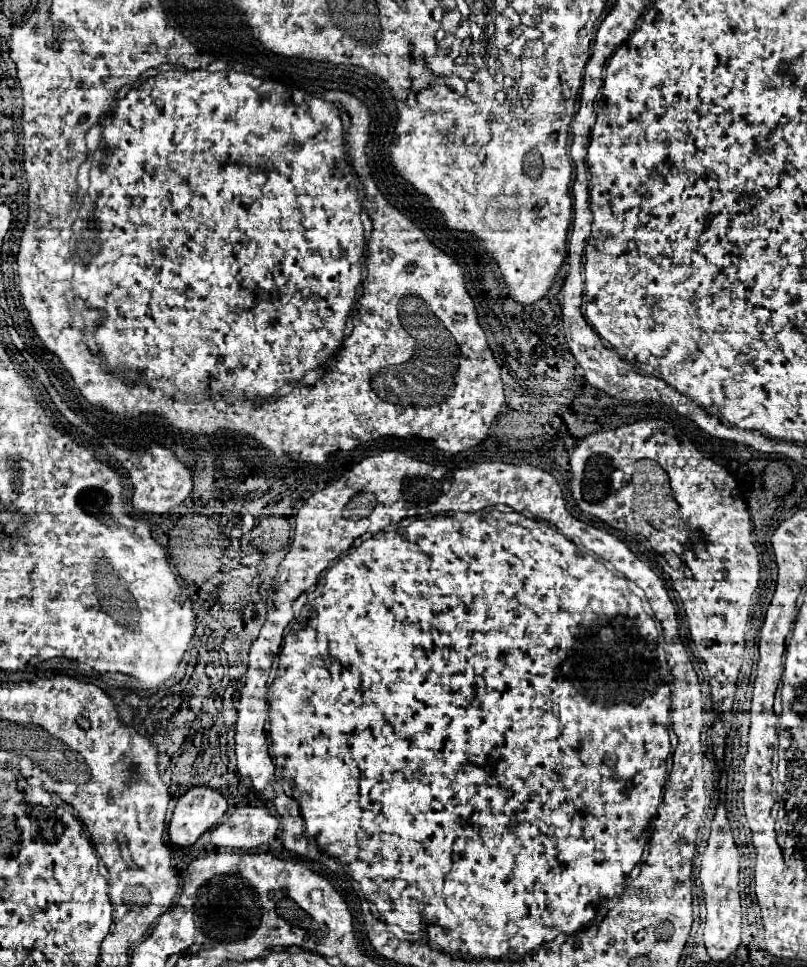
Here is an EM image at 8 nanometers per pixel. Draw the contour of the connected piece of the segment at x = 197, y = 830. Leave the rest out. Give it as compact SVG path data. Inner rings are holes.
M192 787L176 803L168 835L174 845L188 847L226 813L226 799L210 787Z

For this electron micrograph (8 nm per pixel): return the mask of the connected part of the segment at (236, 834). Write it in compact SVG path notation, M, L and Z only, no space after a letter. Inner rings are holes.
M238 807L212 829L212 843L216 847L250 851L266 845L278 829L278 819L266 807Z

